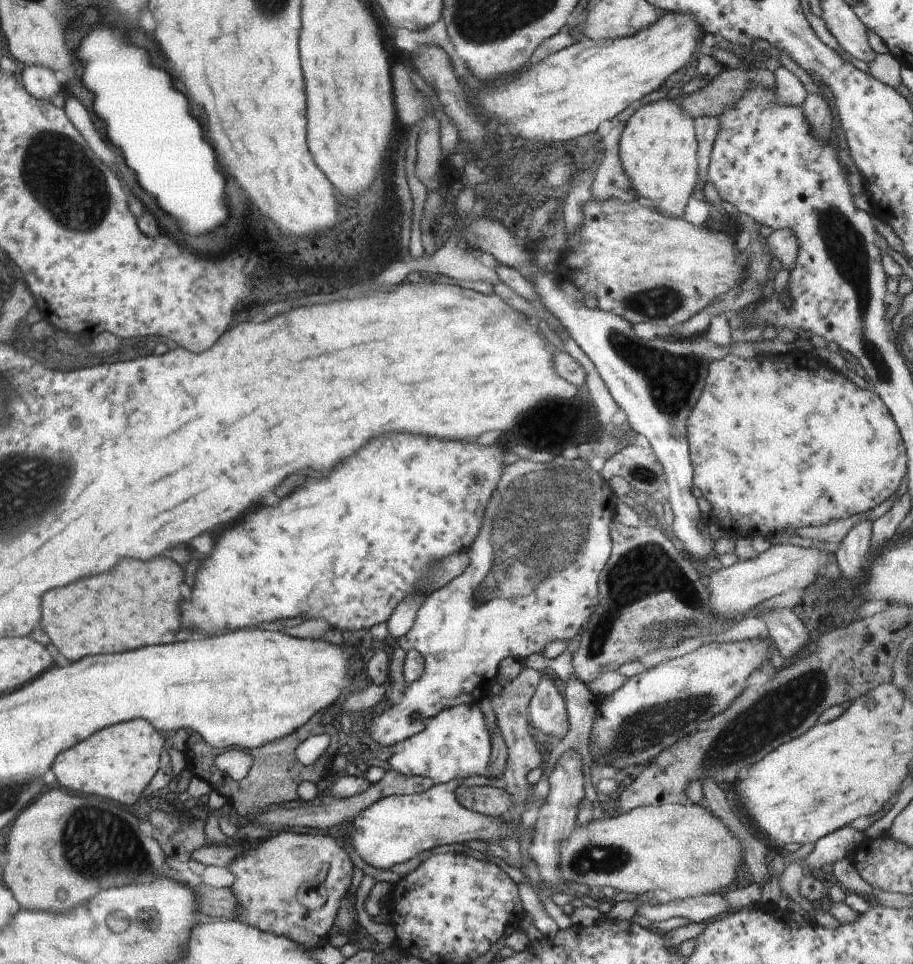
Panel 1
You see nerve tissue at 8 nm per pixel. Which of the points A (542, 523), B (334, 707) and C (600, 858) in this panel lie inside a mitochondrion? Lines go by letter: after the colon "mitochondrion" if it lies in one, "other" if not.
A: mitochondrion
B: other
C: mitochondrion

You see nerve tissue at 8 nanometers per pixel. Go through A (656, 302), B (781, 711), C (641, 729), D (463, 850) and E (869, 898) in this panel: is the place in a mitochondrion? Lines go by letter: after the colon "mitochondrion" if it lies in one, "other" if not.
A: mitochondrion
B: mitochondrion
C: mitochondrion
D: other
E: other

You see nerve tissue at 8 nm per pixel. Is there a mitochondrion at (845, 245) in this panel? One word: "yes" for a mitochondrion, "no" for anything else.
yes

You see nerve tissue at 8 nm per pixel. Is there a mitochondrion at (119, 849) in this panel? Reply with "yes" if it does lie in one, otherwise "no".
yes

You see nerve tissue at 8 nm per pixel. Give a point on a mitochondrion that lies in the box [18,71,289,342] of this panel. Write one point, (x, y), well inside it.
(59, 174)

